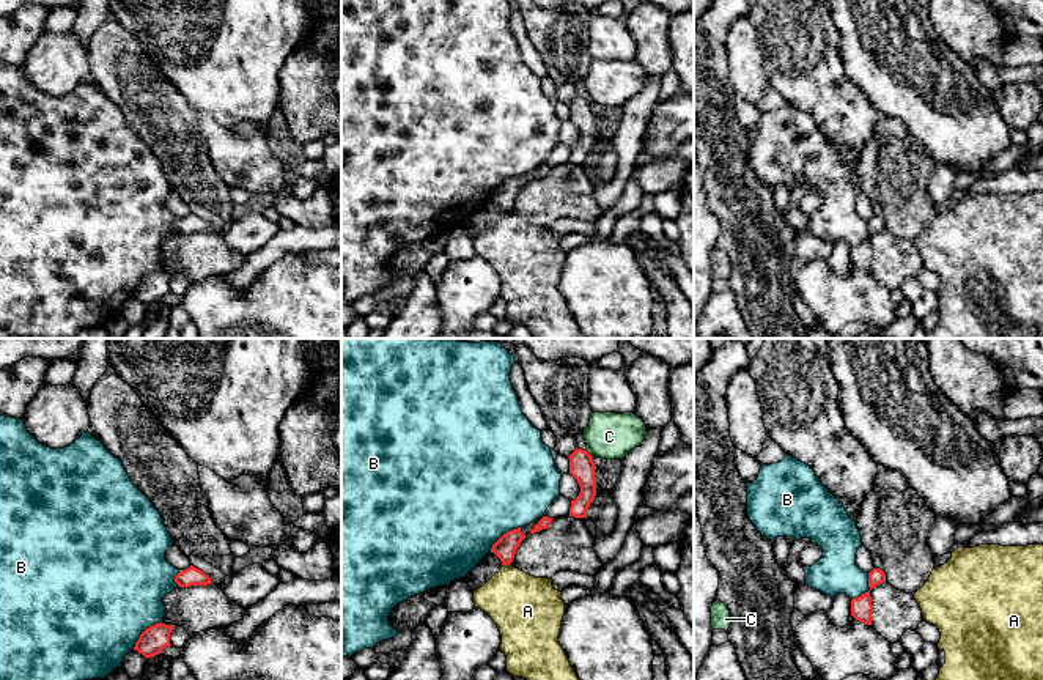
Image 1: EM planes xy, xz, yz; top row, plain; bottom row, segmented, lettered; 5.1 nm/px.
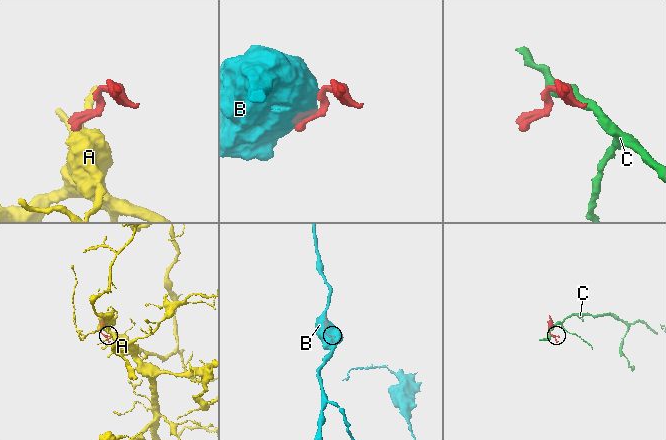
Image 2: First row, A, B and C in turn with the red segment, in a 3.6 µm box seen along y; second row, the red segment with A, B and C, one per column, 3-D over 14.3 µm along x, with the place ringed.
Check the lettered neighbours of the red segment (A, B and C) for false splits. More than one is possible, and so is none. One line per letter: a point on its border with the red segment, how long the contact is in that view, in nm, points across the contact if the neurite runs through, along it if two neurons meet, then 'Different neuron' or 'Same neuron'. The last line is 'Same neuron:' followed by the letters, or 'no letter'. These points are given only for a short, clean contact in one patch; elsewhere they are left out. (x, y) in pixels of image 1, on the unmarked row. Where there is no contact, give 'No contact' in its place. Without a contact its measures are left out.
A: Touches red at xz (507, 211). Shared border 40 nm. Boundary: xz (510, 210), (504, 213). Different neuron
B: Touches red at xy (143, 279). Shared border 200 nm. Different neuron
C: Touches red at xz (587, 99). Shared border 50 nm. Different neuron
Same neuron: no letter

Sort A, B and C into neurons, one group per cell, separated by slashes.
A / B / C

